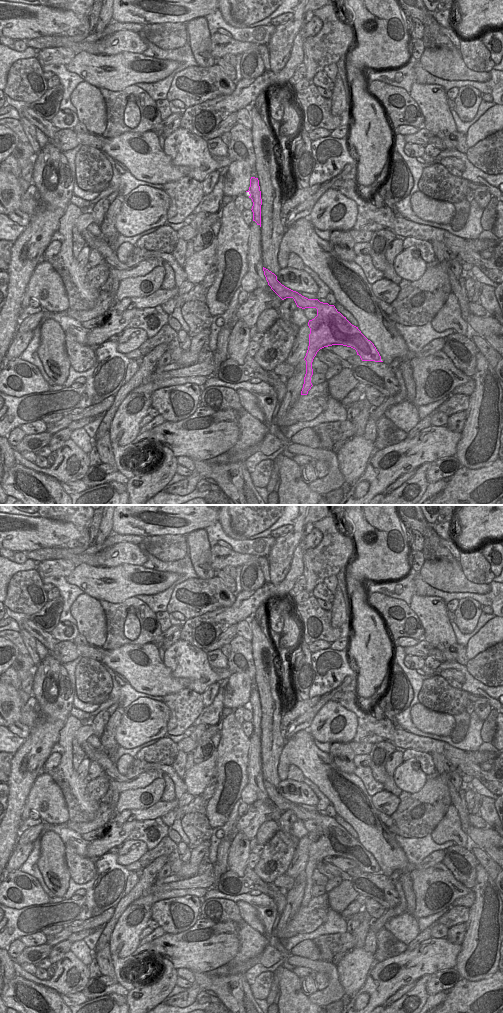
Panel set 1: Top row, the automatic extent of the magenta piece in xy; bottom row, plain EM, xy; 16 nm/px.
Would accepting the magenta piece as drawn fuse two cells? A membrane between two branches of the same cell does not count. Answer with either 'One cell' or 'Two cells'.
One cell

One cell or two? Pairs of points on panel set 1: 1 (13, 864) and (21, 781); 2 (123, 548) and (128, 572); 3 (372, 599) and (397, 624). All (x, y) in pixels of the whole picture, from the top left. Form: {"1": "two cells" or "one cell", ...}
{"1": "two cells", "2": "two cells", "3": "one cell"}

